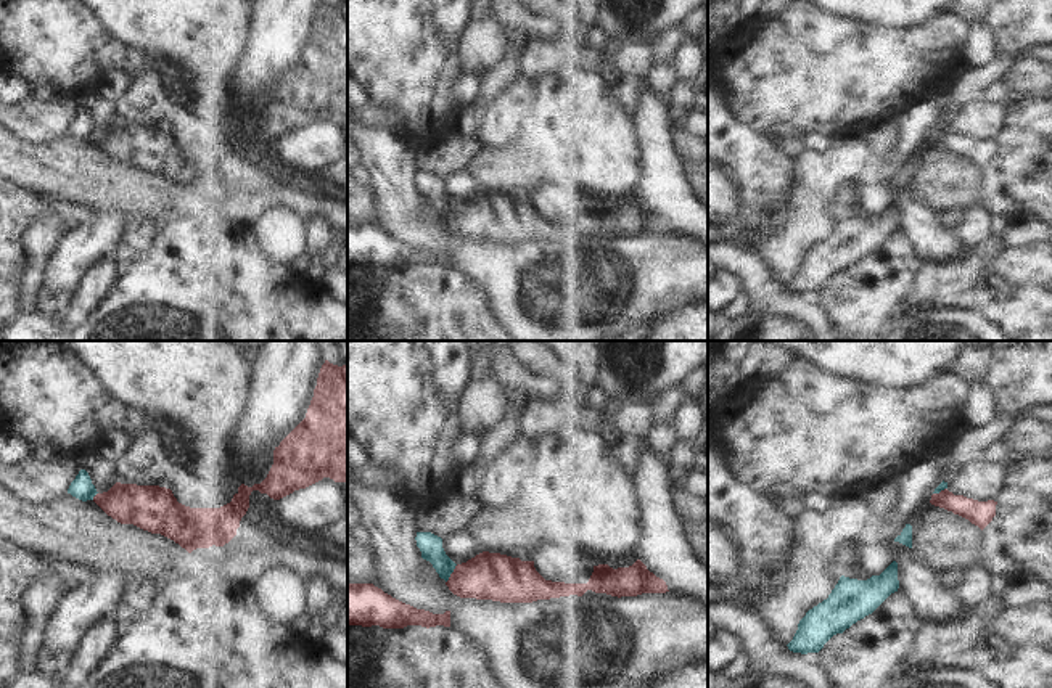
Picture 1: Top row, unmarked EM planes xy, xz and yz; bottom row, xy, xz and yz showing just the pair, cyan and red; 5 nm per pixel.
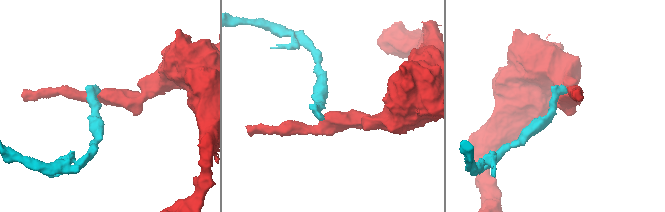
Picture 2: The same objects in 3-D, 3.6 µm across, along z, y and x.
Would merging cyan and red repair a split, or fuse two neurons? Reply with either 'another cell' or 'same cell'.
another cell

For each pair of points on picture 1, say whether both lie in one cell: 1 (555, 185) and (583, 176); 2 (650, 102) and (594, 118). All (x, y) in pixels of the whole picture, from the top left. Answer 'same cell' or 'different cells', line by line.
1: different cells
2: different cells

